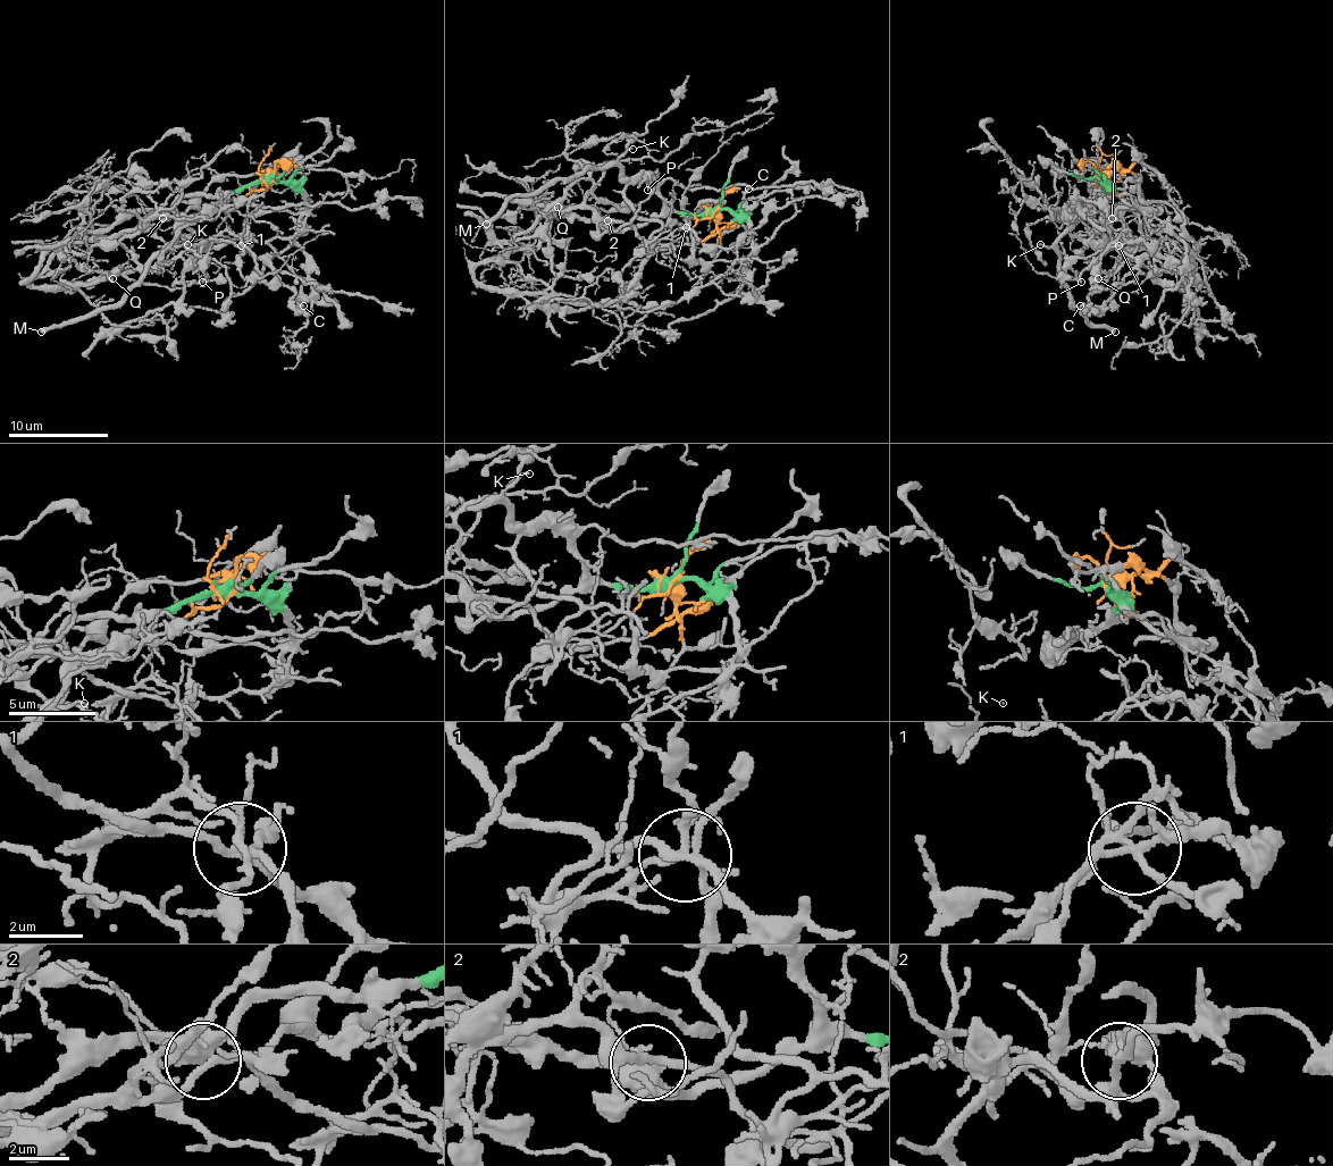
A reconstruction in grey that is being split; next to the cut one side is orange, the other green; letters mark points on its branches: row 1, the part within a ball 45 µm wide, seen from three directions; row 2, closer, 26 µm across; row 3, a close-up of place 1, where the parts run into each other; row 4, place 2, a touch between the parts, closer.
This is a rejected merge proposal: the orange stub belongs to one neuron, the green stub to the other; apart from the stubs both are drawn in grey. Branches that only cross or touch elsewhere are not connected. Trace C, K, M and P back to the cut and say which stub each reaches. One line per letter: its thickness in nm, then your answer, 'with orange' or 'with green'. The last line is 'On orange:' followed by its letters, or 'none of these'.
C: calibre 190 nm; with green
K: calibre 120 nm; with green
M: calibre 360 nm; with green
P: calibre 140 nm; with orange
On orange: P

